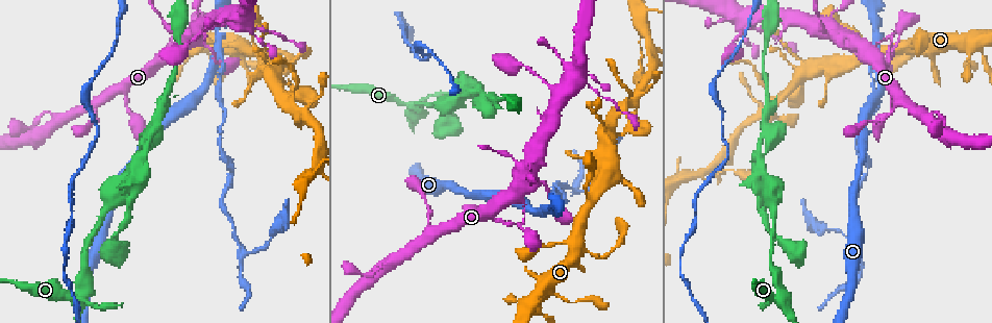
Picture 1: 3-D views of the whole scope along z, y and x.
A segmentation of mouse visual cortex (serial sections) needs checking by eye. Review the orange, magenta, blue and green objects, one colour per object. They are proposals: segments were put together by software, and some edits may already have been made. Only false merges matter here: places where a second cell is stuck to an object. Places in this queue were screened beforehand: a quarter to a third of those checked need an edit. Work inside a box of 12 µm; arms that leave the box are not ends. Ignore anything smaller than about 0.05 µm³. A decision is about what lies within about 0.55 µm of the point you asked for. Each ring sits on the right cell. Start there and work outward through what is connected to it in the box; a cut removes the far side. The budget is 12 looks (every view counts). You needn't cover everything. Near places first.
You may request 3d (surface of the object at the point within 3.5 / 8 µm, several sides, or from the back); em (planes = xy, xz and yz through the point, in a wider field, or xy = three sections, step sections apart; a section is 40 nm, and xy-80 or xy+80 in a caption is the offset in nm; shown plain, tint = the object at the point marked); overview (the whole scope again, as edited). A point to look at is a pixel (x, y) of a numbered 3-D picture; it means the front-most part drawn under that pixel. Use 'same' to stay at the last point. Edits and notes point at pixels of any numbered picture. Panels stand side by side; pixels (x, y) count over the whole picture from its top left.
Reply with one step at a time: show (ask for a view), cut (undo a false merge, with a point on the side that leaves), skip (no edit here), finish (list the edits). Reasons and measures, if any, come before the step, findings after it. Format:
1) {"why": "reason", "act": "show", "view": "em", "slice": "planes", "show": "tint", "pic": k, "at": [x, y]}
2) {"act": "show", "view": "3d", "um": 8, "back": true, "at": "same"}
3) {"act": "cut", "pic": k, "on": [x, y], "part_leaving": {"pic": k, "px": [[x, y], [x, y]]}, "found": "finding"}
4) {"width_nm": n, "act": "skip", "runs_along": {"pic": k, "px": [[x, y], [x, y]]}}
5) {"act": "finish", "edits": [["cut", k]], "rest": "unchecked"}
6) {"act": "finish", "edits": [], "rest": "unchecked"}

{"why": "calibre changes", "act": "show", "view": "3d", "um": 3.5, "pic": 1, "at": [346, 87]}

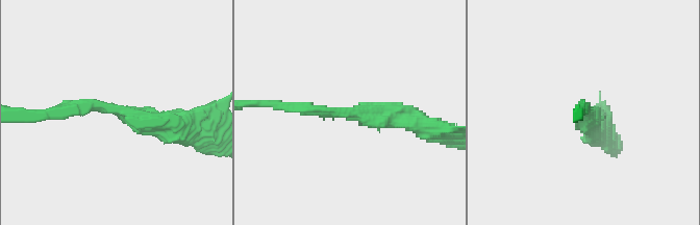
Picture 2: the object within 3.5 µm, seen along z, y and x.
{"why": "shape alone is not enough", "act": "show", "view": "em", "slice": "xy", "step": 5, "show": "tint", "pic": 2, "at": [353, 112]}

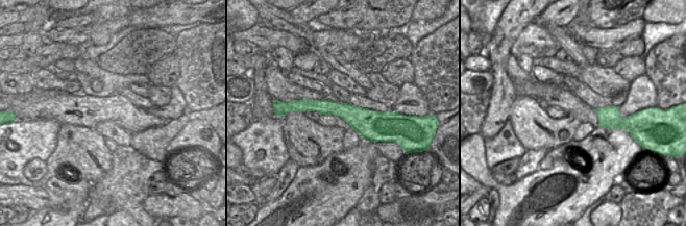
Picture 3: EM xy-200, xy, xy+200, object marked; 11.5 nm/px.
{"act": "skip", "runs_along": {"pic": 2, "px": [[415, 122], [313, 103]]}, "found": "all the same cell"}

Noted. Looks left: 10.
{"why": "a fork", "act": "show", "view": "3d", "um": 3.5, "pic": 1, "at": [80, 298]}

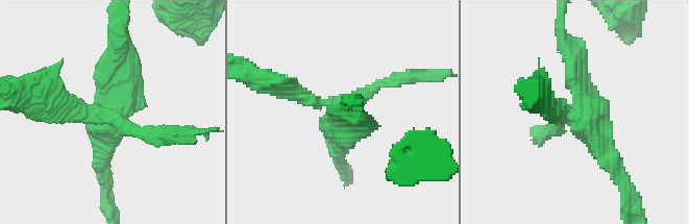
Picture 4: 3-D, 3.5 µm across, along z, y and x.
{"act": "show", "view": "em", "slice": "xy", "step": 2, "show": "tint", "pic": 4, "at": [577, 116]}

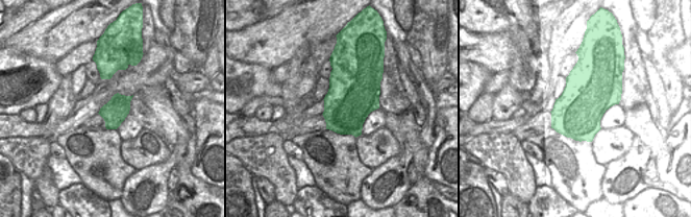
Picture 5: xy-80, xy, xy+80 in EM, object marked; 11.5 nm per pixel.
{"act": "show", "view": "em", "slice": "planes", "show": "tint", "at": "same"}

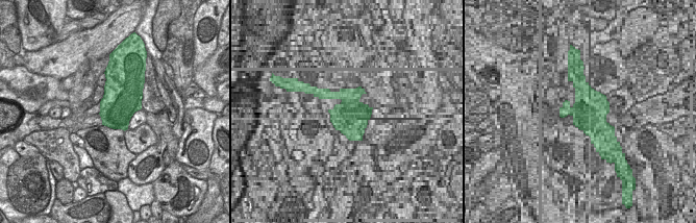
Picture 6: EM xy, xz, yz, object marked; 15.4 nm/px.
{"width_nm": 600, "act": "cut", "pic": 4, "on": [347, 139], "part_leaving": {"pic": 4, "px": [[571, 117], [587, 101], [563, 40]]}, "found": "two cells meet here"}

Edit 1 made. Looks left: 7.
{"why": "three arms meet", "act": "show", "view": "3d", "um": 8, "pic": 1, "at": [217, 55]}

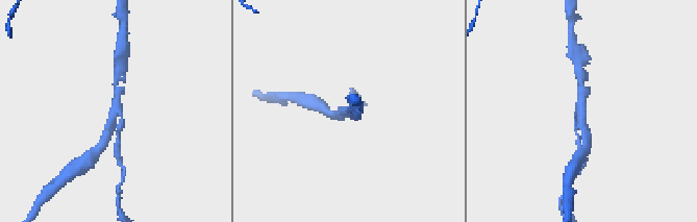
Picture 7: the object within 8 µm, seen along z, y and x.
{"arms": 3, "arm_widths_nm": [150, 250, 250], "why": "need the tissue", "act": "show", "view": "em", "slice": "xy", "step": 3, "show": "tint", "pic": 7, "at": [117, 116]}

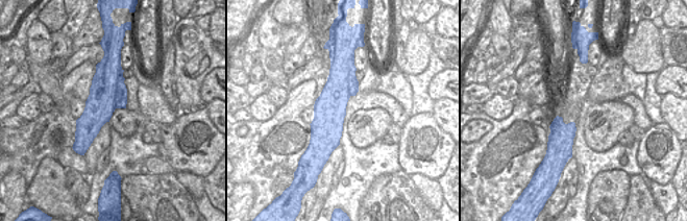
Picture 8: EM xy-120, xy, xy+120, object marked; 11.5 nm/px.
{"act": "cut", "pic": 7, "on": [118, 132], "part_leaving": {"pic": 7, "px": [[120, 114], [117, 155]]}, "found": "two cells meet here"}

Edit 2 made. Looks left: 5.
{"act": "show", "view": "overview"}

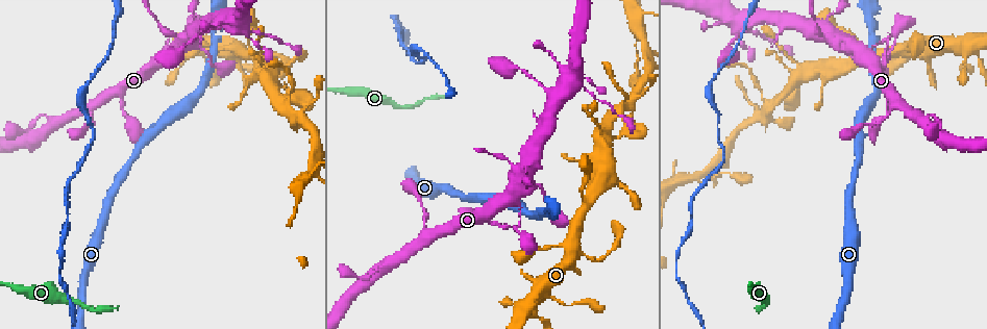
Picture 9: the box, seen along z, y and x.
{"why": "small branch off a trunk", "act": "show", "view": "3d", "um": 8, "pic": 9, "at": [244, 27]}

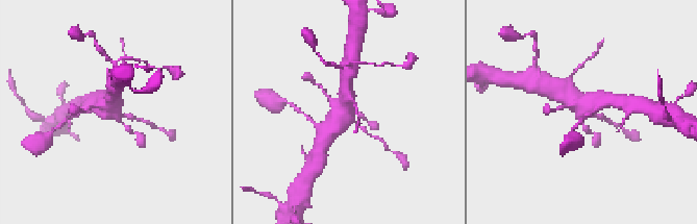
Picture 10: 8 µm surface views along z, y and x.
{"why": "shape alone is not enough", "act": "show", "view": "em", "slice": "xy", "step": 5, "show": "tint", "pic": 10, "at": [349, 117]}

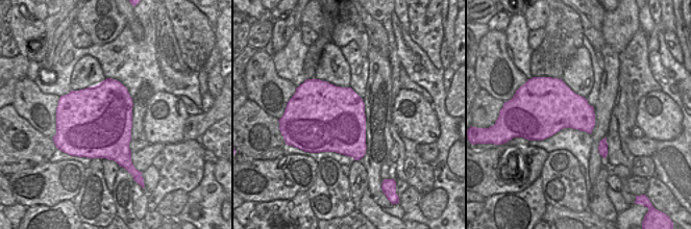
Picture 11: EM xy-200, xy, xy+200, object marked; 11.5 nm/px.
{"act": "skip", "runs_along": {"pic": 10, "px": [[326, 135], [344, 114], [346, 89]]}, "found": "one cell here"}

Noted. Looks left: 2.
{"why": "a narrow waist", "act": "show", "view": "3d", "um": 8, "pic": 9, "at": [509, 161]}

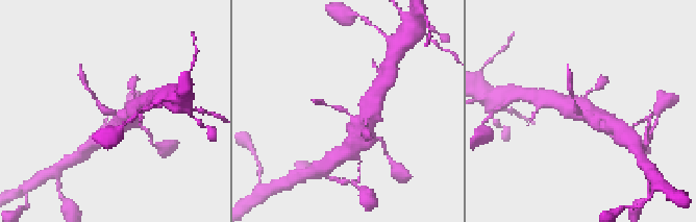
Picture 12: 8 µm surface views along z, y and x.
{"arm_widths_nm": [100, 500], "why": "now the EM", "act": "show", "view": "em", "slice": "planes", "show": "tint", "pic": 12, "at": [348, 115]}

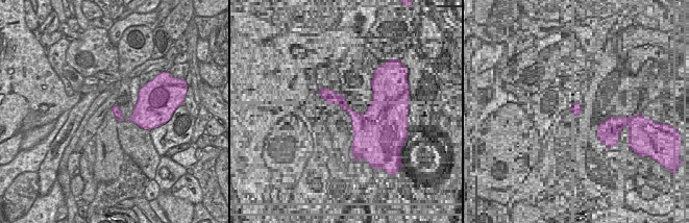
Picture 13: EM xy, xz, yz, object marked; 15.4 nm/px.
{"act": "cut", "pic": 12, "on": [103, 110], "found": "a second cell is stuck on"}

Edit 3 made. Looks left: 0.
{"act": "finish", "edits": [["cut", 4], ["cut", 7], ["cut", 12]], "rest": "unchecked"}

